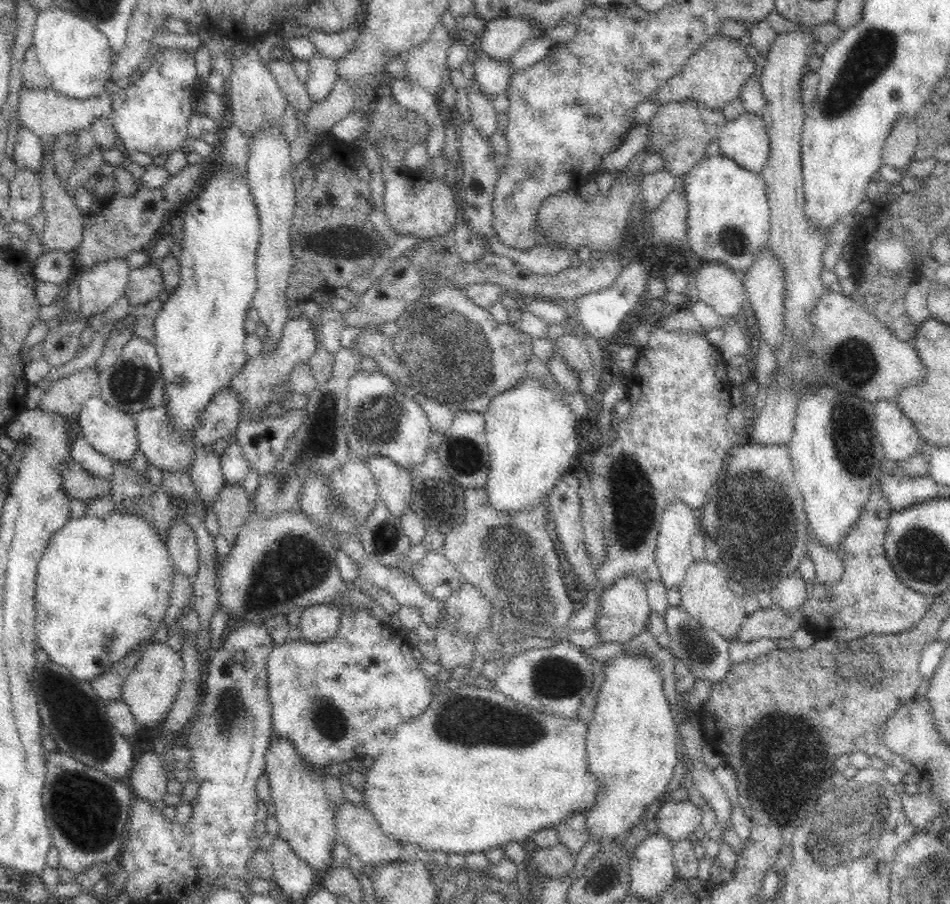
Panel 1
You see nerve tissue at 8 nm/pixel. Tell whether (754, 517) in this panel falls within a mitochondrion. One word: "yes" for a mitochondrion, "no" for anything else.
yes

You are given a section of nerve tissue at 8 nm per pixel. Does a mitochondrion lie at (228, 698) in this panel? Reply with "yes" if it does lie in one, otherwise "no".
yes

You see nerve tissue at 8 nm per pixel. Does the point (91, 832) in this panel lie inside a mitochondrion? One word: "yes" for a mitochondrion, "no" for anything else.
yes

